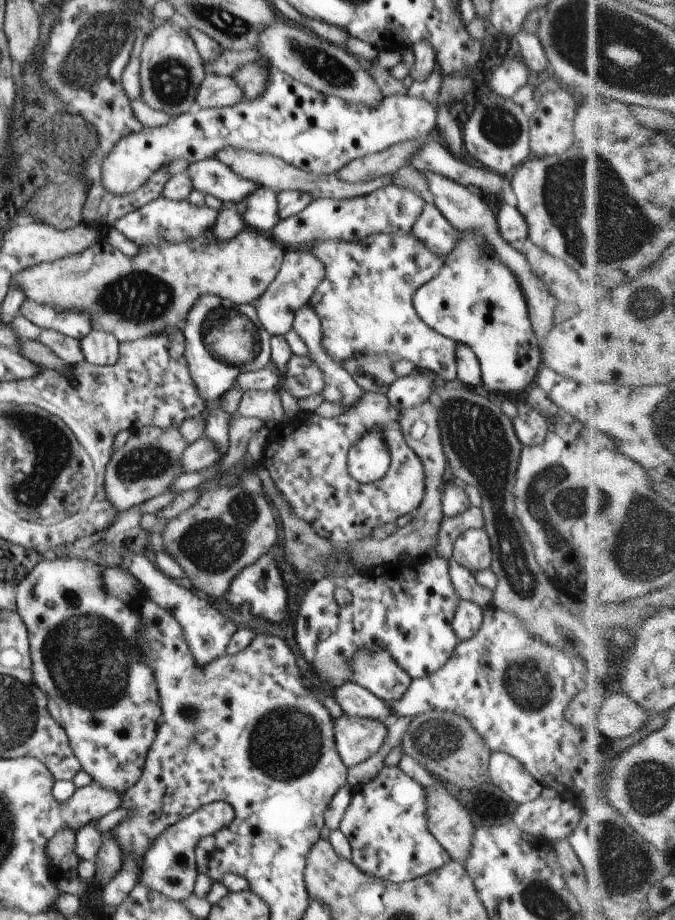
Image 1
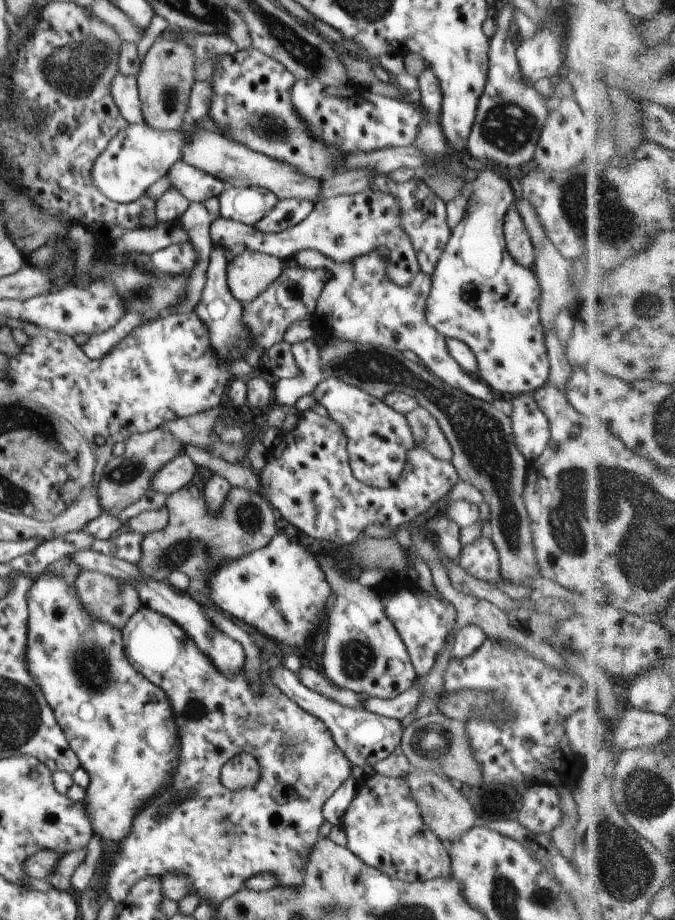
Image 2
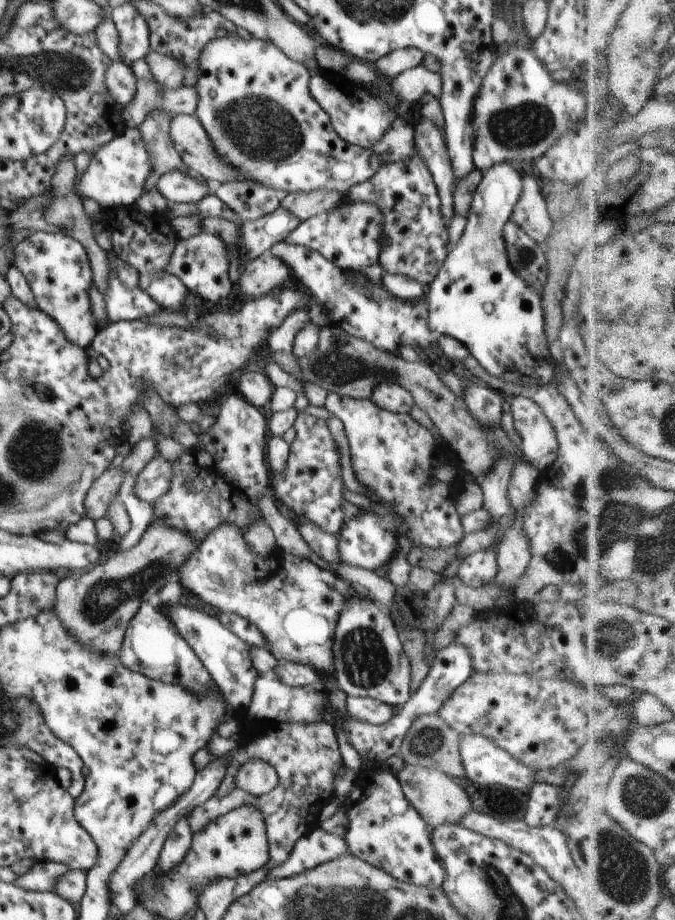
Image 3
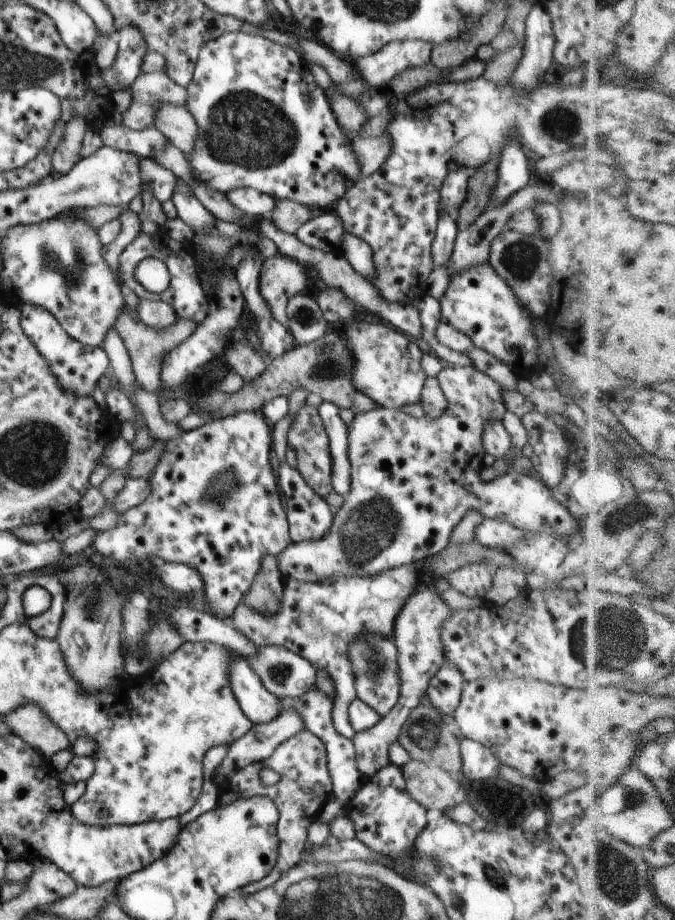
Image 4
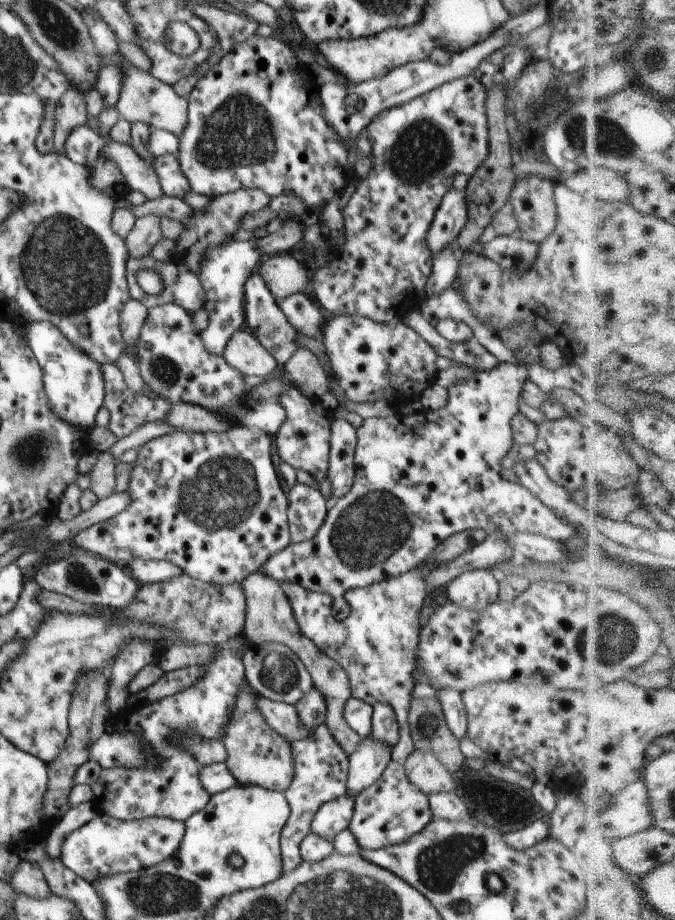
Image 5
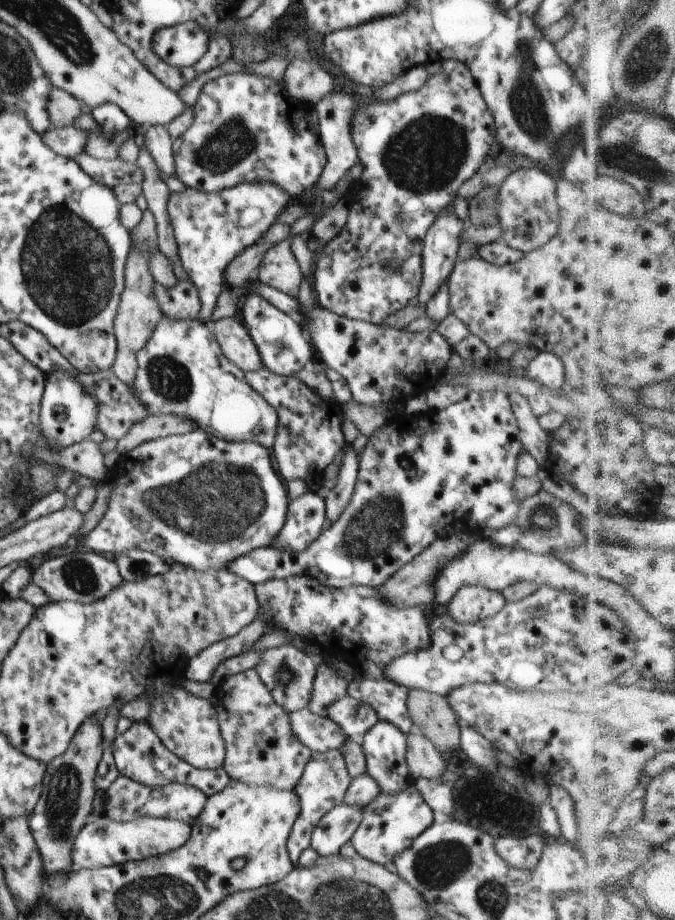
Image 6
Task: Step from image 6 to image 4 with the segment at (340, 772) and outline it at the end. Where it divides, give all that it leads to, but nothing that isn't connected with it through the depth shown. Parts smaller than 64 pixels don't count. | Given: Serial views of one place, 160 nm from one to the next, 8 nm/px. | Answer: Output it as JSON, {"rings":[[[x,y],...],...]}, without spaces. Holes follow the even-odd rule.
{"rings":[[[307,730],[280,744],[269,758],[250,764],[243,771],[237,771],[228,778],[230,791],[219,798],[220,806],[232,804],[235,800],[252,798],[252,796],[266,796],[274,802],[280,816],[276,832],[279,844],[276,865],[263,880],[246,884],[238,894],[248,896],[248,894],[266,889],[274,884],[282,874],[286,874],[290,868],[300,863],[300,856],[306,846],[309,826],[318,819],[322,808],[333,798],[330,778],[326,748],[318,736]],[[263,767],[274,770],[281,777],[276,785],[265,787],[260,784],[259,773]]]}

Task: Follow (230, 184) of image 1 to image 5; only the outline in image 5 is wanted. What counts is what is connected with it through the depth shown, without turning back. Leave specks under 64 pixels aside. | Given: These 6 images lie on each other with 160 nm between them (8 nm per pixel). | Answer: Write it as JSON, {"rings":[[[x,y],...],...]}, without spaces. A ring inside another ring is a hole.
{"rings":[[[110,141],[110,144],[106,144],[99,154],[118,166],[118,170],[124,174],[131,191],[144,194],[148,200],[164,195],[154,164],[148,164],[144,158],[140,158],[134,148]]]}

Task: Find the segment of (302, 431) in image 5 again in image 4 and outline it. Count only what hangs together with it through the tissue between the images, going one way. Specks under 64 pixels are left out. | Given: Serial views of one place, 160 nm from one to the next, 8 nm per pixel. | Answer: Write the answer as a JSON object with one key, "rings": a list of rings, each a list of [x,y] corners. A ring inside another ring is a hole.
{"rings":[[[304,403],[293,416],[287,434],[287,445],[294,450],[297,458],[297,472],[302,479],[318,494],[321,498],[328,497],[333,491],[332,485],[332,459],[329,447],[329,438],[319,415],[318,409]]]}

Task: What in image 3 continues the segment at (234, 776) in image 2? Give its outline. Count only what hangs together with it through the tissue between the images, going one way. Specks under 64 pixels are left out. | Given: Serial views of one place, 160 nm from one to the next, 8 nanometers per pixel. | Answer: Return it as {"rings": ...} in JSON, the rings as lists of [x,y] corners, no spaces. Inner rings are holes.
{"rings":[[[252,759],[239,768],[235,783],[250,795],[261,795],[269,793],[279,783],[279,776],[267,762]]]}

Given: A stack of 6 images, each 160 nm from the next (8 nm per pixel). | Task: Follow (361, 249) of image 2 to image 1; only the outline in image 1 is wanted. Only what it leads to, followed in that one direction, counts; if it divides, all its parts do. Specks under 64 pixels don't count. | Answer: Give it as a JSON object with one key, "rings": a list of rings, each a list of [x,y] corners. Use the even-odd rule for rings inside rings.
{"rings":[[[396,185],[382,186],[370,195],[348,198],[348,200],[334,200],[332,198],[314,199],[298,214],[280,219],[272,228],[269,235],[280,242],[285,249],[301,249],[311,240],[354,241],[362,240],[371,233],[411,233],[418,216],[424,210],[424,200],[411,189]]]}

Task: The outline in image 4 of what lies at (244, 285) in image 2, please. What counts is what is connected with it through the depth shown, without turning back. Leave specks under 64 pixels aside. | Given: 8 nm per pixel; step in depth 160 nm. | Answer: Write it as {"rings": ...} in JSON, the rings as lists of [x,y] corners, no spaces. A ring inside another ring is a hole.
{"rings":[[[277,252],[272,258],[264,260],[261,266],[261,273],[259,276],[261,295],[263,299],[270,304],[276,322],[281,322],[290,334],[289,317],[287,316],[288,301],[293,296],[300,295],[307,291],[313,291],[306,269],[307,268],[298,261],[284,256],[280,254],[280,252]]]}

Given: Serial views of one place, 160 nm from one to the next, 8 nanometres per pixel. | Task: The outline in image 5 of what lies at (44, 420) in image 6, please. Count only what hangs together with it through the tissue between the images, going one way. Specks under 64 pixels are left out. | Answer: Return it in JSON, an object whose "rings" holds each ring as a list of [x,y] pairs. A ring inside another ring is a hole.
{"rings":[[[46,320],[25,322],[27,346],[35,355],[36,361],[42,368],[44,391],[48,396],[48,404],[52,412],[70,422],[72,426],[89,432],[95,426],[96,414],[104,405],[105,387],[102,376],[102,364],[92,360],[88,354],[74,346],[54,324]]]}

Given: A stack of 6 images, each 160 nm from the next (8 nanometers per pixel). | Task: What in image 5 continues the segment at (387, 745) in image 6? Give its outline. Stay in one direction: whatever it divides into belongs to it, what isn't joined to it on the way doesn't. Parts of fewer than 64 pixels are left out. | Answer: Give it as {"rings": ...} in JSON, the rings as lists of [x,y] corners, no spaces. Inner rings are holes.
{"rings":[[[374,703],[371,718],[371,733],[368,738],[394,748],[399,743],[399,724],[389,704]]]}

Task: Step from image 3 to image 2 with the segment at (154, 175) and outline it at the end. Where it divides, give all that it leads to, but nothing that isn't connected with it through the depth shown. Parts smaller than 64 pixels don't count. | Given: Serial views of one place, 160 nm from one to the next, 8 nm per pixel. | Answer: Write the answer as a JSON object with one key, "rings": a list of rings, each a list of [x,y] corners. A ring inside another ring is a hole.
{"rings":[[[162,38],[148,49],[137,75],[137,102],[142,112],[142,122],[148,127],[164,131],[178,131],[189,119],[187,112],[188,95],[194,78],[195,56],[193,50],[183,42]]]}

